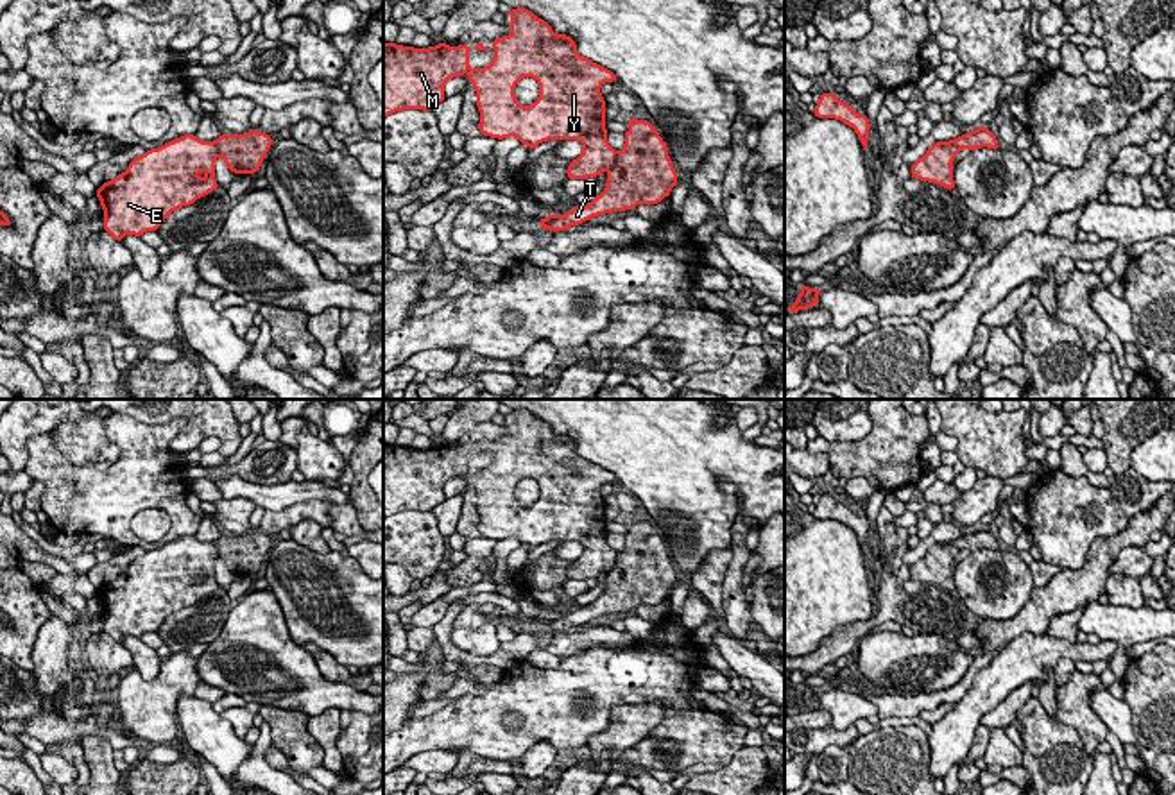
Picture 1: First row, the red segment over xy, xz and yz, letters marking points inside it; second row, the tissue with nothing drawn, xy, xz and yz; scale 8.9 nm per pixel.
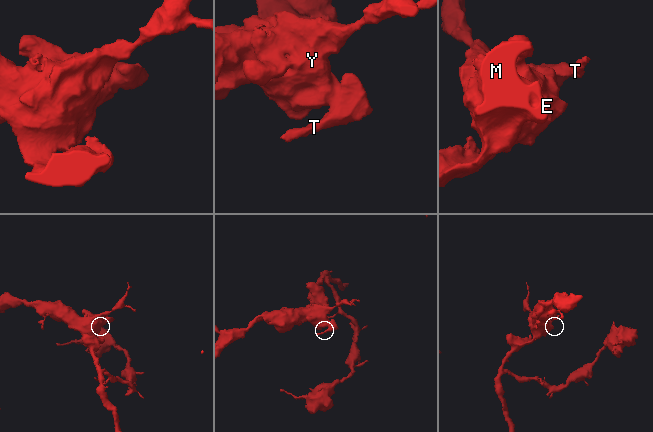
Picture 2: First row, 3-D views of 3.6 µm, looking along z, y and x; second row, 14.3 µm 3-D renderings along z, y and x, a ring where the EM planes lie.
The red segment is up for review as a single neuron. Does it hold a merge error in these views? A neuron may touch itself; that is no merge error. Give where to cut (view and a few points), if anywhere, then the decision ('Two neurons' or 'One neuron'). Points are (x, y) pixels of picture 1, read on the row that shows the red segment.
Split along xz (617, 156), (615, 167), (609, 172). Two neurons

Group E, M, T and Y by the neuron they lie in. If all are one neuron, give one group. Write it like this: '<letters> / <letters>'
E M Y / T

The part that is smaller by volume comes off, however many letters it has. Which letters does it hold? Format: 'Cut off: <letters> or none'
Cut off: T

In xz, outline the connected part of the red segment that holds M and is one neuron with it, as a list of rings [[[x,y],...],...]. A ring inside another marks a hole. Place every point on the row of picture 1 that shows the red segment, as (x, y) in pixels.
[[[518,7],[510,16],[510,34],[493,39],[493,63],[484,68],[469,66],[467,45],[450,47],[439,43],[428,48],[383,43],[383,118],[403,109],[430,111],[446,98],[444,84],[451,77],[469,77],[476,91],[480,111],[478,129],[484,136],[516,136],[530,150],[548,140],[579,140],[584,147],[577,159],[568,165],[568,179],[598,177],[604,170],[613,170],[616,149],[607,141],[605,100],[600,86],[618,81],[616,73],[580,56],[577,43],[566,34],[552,30],[550,23],[532,11]],[[523,77],[539,82],[539,98],[530,106],[521,106],[514,95],[516,84]]]

